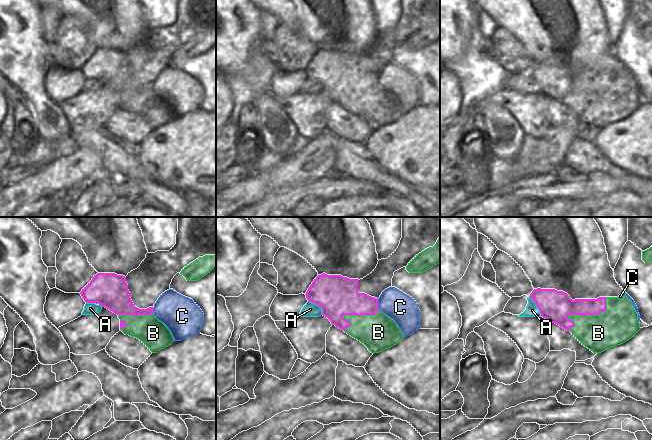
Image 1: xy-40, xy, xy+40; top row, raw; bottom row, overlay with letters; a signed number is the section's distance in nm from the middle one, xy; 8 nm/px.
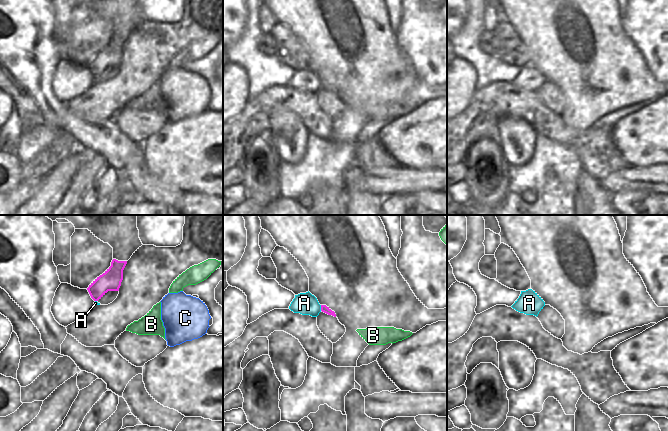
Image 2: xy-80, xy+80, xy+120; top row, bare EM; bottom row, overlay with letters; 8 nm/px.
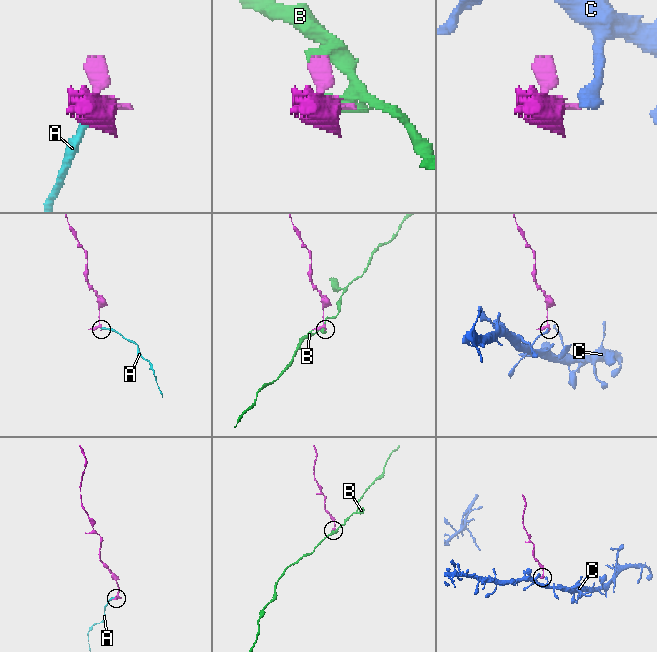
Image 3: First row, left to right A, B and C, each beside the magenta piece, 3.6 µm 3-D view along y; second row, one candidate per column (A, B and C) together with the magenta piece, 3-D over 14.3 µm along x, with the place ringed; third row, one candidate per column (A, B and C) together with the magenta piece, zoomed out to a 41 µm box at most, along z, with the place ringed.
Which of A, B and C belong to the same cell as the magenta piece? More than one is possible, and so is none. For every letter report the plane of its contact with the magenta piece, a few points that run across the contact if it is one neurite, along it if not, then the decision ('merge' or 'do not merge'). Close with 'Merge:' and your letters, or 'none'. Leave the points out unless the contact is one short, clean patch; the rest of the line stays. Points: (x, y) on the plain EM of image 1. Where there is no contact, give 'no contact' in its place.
A: meets magenta in xy; line xy (337, 71), (328, 71), (318, 81), (310, 85); merge
B: meets magenta in xy+40; do not merge
C: meets magenta in xy; line xy (377, 75), (377, 83), (381, 87); do not merge
Merge: A

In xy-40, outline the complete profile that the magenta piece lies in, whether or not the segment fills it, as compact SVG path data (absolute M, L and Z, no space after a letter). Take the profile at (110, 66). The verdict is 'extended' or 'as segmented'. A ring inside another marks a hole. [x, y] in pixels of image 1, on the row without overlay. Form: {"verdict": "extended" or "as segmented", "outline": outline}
{"verdict": "extended", "outline": "M97 49L80 68L86 78L82 91L99 89L103 83L117 91L151 91L154 83L139 85L134 82L126 53L115 49Z"}

